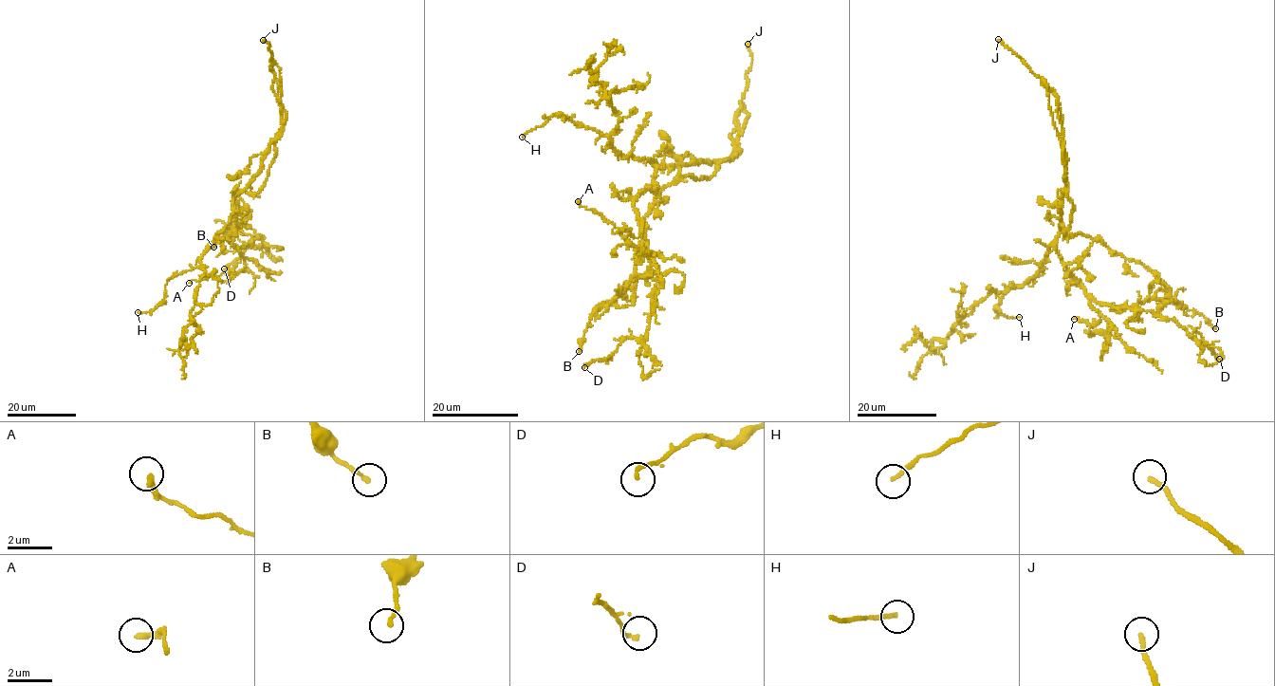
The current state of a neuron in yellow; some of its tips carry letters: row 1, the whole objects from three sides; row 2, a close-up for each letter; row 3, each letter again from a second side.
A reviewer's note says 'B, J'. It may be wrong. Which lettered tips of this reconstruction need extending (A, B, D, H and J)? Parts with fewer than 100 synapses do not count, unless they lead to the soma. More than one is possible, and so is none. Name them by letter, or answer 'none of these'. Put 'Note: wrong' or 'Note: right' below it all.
J
Note: wrong

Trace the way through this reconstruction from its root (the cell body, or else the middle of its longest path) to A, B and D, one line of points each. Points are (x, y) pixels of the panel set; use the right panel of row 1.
A: (1055, 241), (1066, 273), (1082, 288), (1100, 320), (1092, 327), (1082, 321), (1079, 322), (1079, 318), (1074, 319)
B: (1055, 241), (1066, 273), (1099, 304), (1128, 307), (1149, 300), (1171, 300), (1201, 314), (1215, 328)
D: (1055, 241), (1066, 273), (1099, 304), (1151, 311), (1175, 321), (1193, 338), (1195, 329), (1219, 359)

